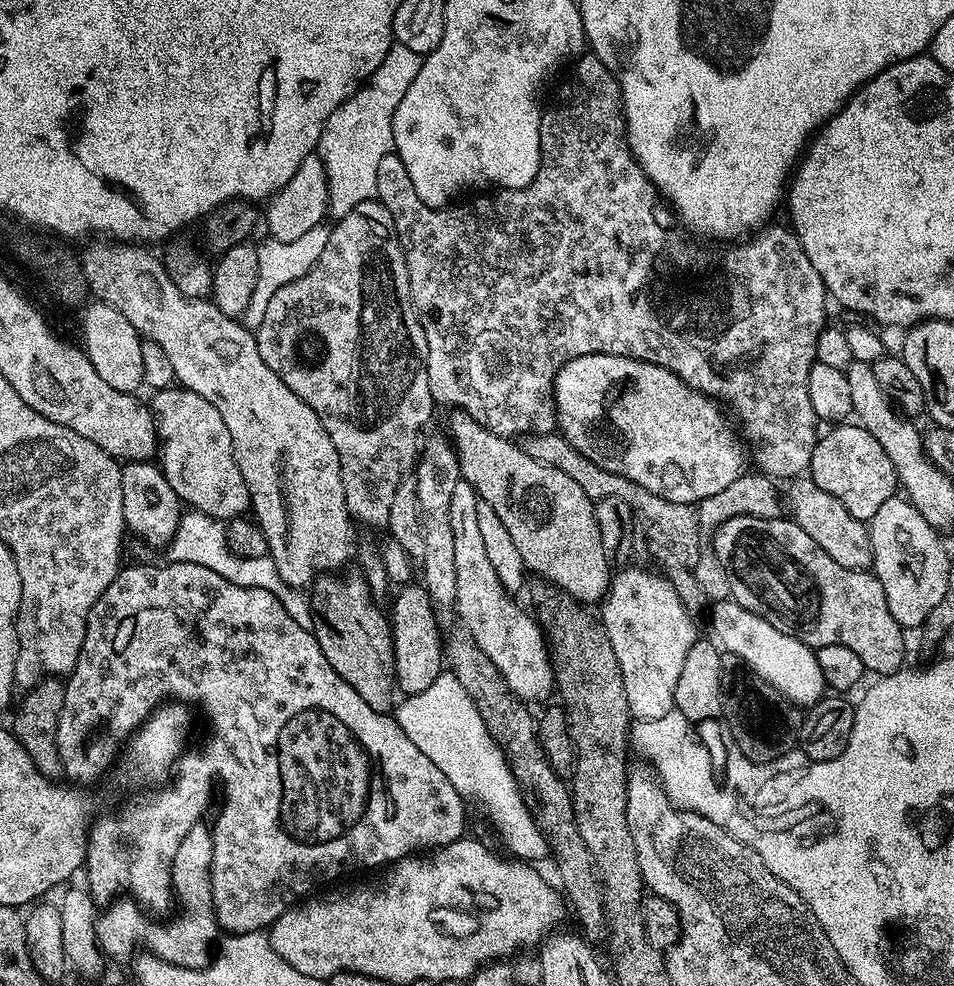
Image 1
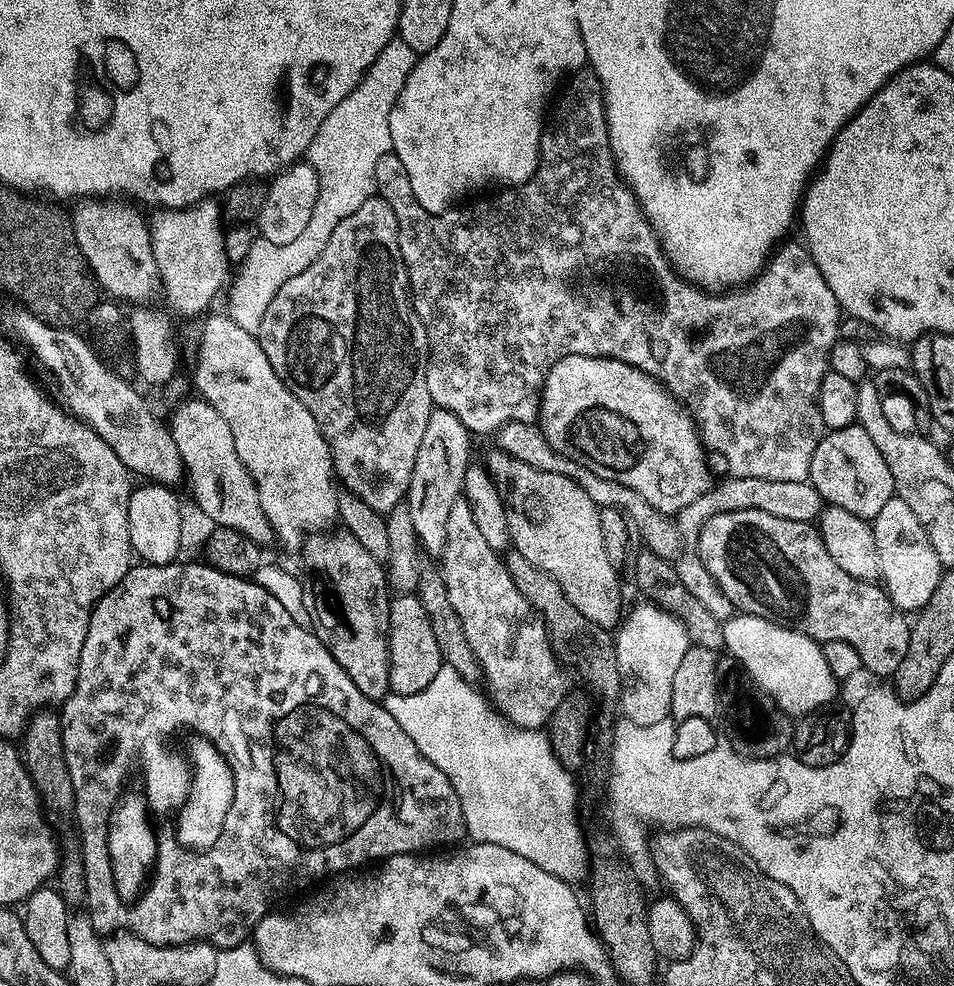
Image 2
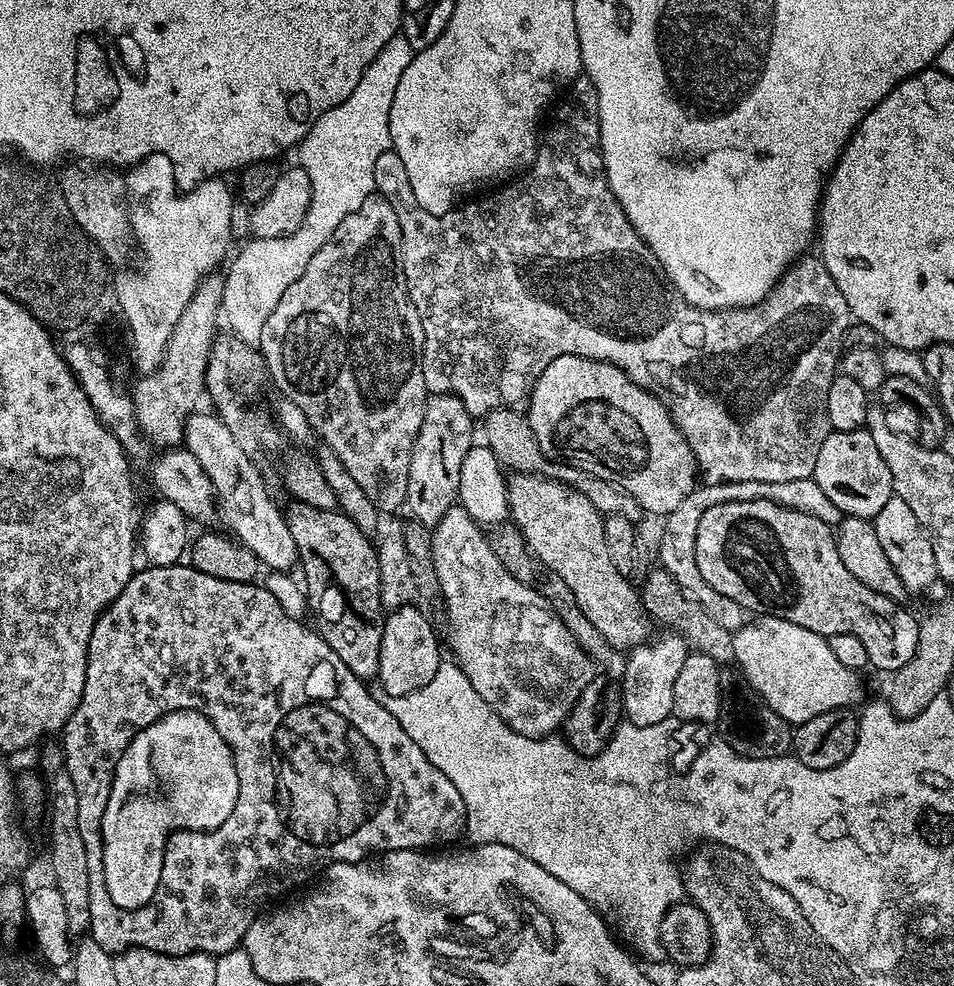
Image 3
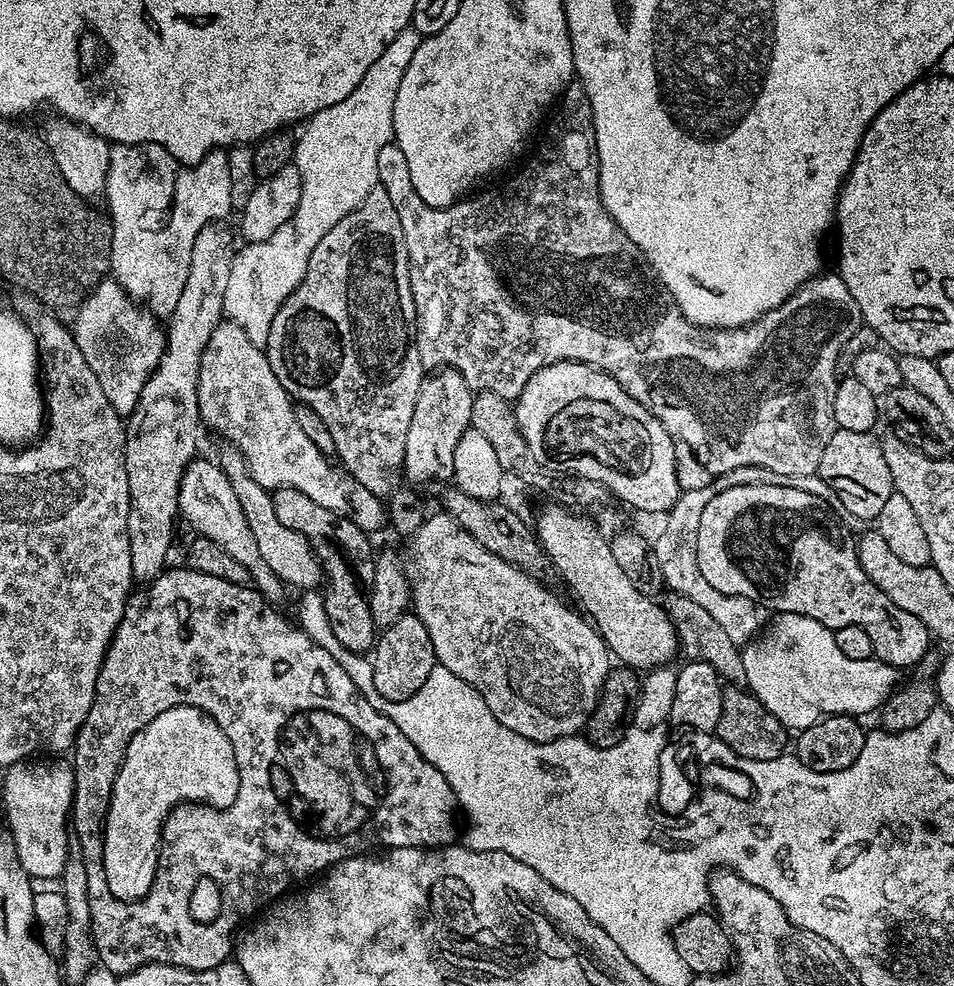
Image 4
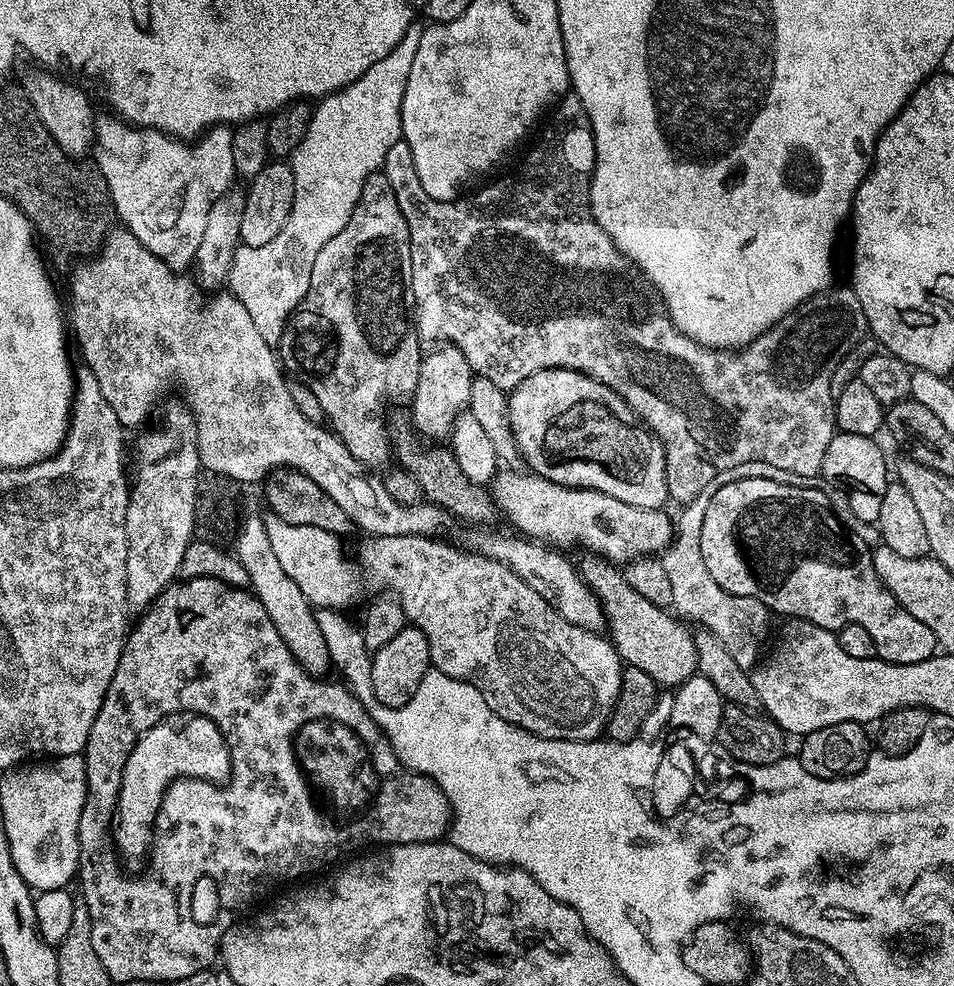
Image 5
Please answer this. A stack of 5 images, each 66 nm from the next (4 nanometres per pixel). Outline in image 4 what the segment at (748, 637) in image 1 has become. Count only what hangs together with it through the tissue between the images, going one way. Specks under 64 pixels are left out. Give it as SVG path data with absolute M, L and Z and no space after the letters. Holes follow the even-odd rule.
M782 612L775 615L769 625L763 627L757 638L743 645L744 680L747 689L785 728L801 732L816 724L826 716L855 716L875 713L883 707L885 701L894 693L900 682L900 672L889 664L872 657L870 659L852 659L838 649L834 641L834 630L822 626L814 618L802 614Z

